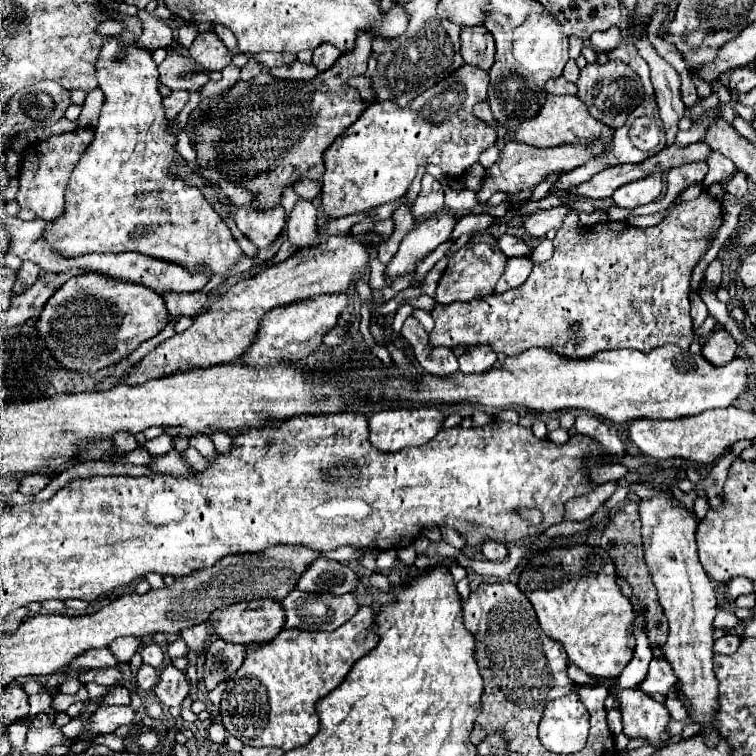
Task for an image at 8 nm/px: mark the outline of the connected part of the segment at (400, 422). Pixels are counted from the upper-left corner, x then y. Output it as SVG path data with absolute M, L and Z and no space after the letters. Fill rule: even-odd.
M428 405L410 409L386 409L370 417L370 443L380 451L392 451L392 453L404 447L420 447L426 445L432 437L436 437L436 433L442 429L444 419L446 415L440 409Z

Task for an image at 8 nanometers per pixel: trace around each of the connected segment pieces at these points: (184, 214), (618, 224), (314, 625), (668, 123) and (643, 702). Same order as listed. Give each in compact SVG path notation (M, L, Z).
M106 37L104 49L100 51L100 61L96 63L96 77L100 89L104 91L104 105L96 125L96 135L70 175L66 187L66 207L62 213L64 217L44 227L42 239L48 241L48 245L60 253L60 257L136 251L162 261L184 265L192 271L206 267L210 275L222 275L238 261L242 249L238 247L236 239L228 235L228 225L204 199L202 191L168 173L168 165L178 157L174 151L176 137L166 131L168 121L164 119L162 95L158 93L158 67L152 61L152 53L130 45L124 51L124 59L116 61L118 53L120 43L116 37Z
M710 193L676 205L662 223L646 229L622 221L606 221L578 231L574 213L570 213L554 237L552 259L534 265L530 277L520 287L468 303L436 305L432 311L436 327L430 333L430 345L444 345L450 349L458 345L490 345L496 353L504 355L516 355L530 347L548 347L558 349L564 357L592 357L592 353L606 349L636 349L650 353L666 343L688 349L694 339L688 301L690 273L708 249L706 235L714 235L722 225L720 213L722 207Z
M292 591L282 599L286 611L286 627L298 629L316 629L316 631L334 631L344 625L358 609L358 599L354 593L344 595L320 595L320 593L302 593Z
M644 27L640 29L640 35L636 39L636 49L650 65L650 77L652 77L652 85L656 91L658 113L660 113L660 119L666 129L668 145L672 145L676 141L678 121L684 117L684 103L680 99L680 75L670 63L666 63L656 53L652 43L646 39Z
M620 689L618 699L622 703L620 705L620 709L622 709L622 733L628 739L644 737L650 745L660 745L672 737L668 733L668 723L672 717L662 703L656 703L652 697L648 697L646 693L640 693L638 689Z

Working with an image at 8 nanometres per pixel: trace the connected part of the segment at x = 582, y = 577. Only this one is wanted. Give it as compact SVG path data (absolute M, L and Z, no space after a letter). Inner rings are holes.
M596 545L550 547L528 559L518 589L534 605L542 631L562 643L570 663L588 675L618 677L634 653L634 611L616 585L610 555Z

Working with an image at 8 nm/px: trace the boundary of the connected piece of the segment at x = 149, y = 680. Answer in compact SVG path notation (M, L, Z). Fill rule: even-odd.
M142 663L142 665L138 667L136 677L138 677L140 689L142 689L142 691L150 691L150 689L154 689L154 683L156 683L156 677L158 677L158 675L156 675L156 669L154 669L154 667Z

